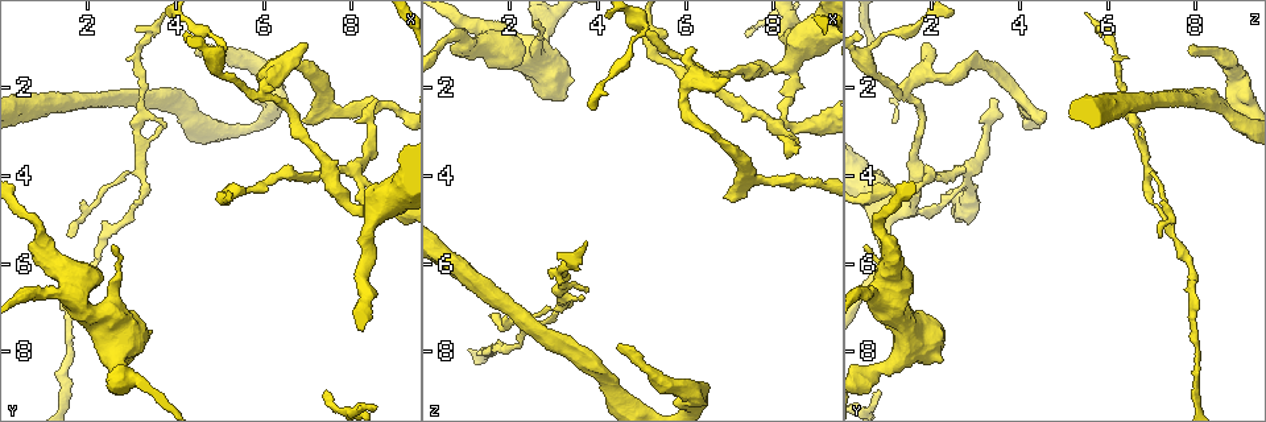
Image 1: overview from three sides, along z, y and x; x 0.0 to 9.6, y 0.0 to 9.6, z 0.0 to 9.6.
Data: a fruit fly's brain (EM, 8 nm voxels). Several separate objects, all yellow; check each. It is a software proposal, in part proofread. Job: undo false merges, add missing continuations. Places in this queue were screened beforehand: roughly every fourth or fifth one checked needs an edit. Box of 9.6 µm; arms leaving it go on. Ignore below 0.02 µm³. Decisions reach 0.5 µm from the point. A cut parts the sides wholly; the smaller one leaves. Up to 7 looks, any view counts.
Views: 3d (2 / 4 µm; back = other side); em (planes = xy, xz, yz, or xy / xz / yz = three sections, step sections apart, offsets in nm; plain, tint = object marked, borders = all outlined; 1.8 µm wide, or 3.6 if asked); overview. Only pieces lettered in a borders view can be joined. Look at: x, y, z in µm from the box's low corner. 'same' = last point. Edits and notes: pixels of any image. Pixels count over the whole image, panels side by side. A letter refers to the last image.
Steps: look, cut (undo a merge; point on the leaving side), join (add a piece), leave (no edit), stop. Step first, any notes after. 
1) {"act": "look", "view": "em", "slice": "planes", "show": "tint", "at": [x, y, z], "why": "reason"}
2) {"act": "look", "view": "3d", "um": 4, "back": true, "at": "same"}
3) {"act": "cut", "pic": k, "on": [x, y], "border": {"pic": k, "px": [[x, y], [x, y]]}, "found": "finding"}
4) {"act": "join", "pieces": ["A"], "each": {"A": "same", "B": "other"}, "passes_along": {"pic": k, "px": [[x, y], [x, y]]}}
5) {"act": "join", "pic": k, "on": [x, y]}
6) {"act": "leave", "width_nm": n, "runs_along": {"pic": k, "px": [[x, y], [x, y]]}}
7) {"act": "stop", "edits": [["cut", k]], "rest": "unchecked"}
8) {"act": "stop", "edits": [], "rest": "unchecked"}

{"act": "look", "view": "3d", "um": 2, "at": [8.20, 4.25, 2.60], "why": "looks like a crossing"}

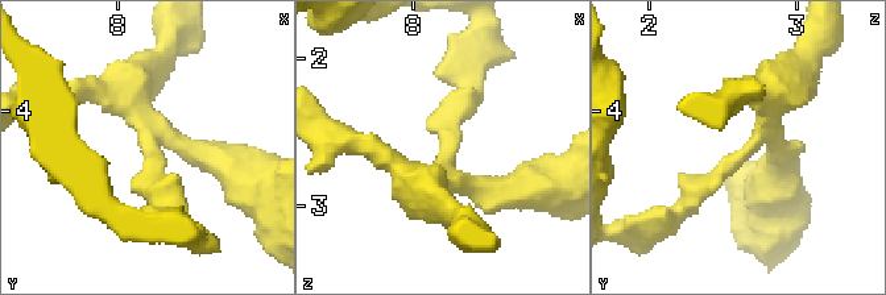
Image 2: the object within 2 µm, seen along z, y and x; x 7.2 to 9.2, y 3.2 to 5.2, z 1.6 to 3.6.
{"act": "look", "view": "em", "slice": "xz", "step": 16, "show": "borders", "at": [8.24, 4.26, 2.66]}

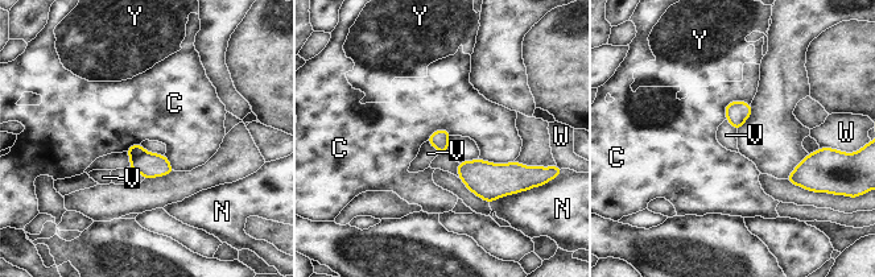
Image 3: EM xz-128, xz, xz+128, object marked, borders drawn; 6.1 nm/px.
{"act": "cut", "pic": 3, "on": [149, 165], "each": {"C": "other", "N": "other", "V": "other", "W": "other", "Y": "other"}, "border": {"pic": 3, "px": [[145, 152], [131, 156]]}, "found": "two neurons meet here"}

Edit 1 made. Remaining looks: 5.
{"act": "look", "view": "em", "slice": "planes", "show": "borders", "at": [4.40, 1.15, 7.85], "why": "free end"}

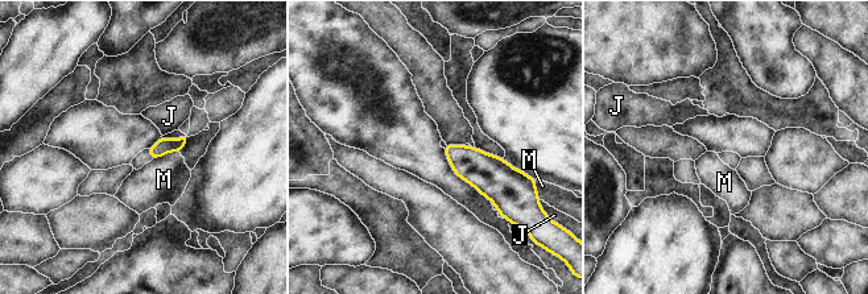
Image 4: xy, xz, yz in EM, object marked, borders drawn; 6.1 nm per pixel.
{"act": "leave", "longest_contact_nm": ["M", 180], "each": {"J": "other", "M": "other"}, "border": {"pic": 4, "px": [[180, 153], [170, 152], [152, 160]]}, "found": "none of them fits"}

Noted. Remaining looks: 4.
{"act": "look", "view": "em", "slice": "planes", "show": "borders", "at": [3.70, 2.95, 6.75], "why": "free end"}

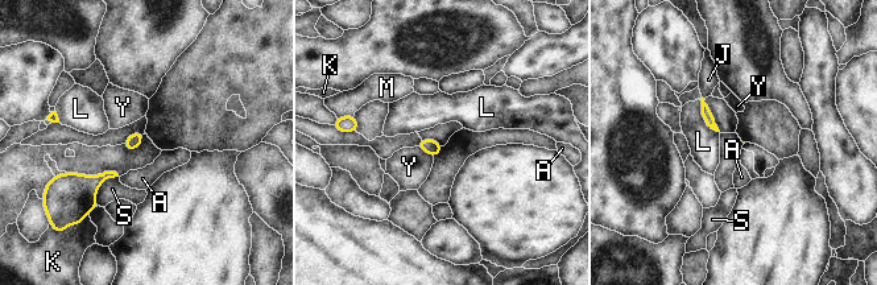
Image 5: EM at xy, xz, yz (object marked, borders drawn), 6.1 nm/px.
{"act": "leave", "each": {"A": "other", "J": "other", "K": "other", "L": "other", "M": "other", "S": "other", "Y": "other"}, "border": {"pic": 5, "px": [[417, 147], [433, 157]]}, "found": "no lettered piece goes on from it"}

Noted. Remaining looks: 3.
{"act": "stop", "edits": [["cut", 3]], "rest": "unchecked"}

